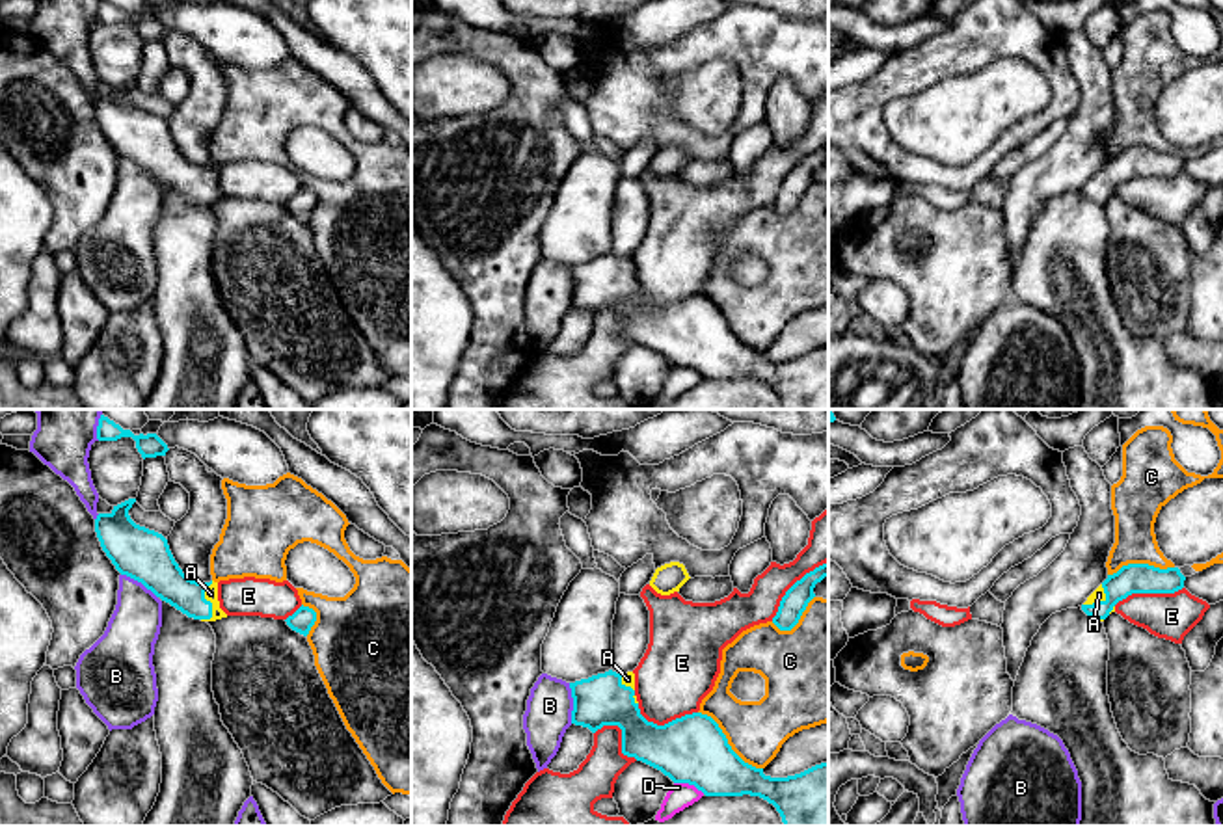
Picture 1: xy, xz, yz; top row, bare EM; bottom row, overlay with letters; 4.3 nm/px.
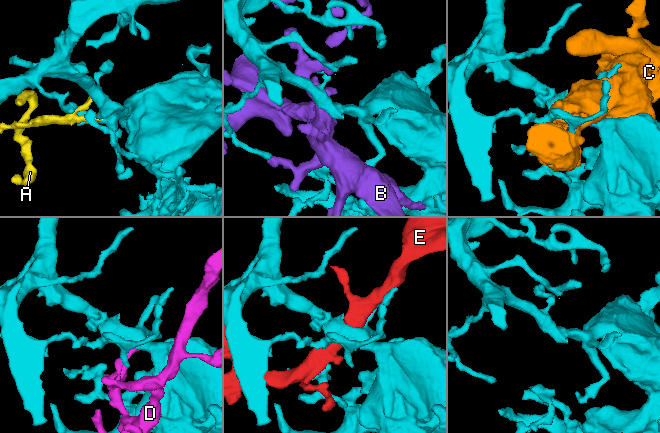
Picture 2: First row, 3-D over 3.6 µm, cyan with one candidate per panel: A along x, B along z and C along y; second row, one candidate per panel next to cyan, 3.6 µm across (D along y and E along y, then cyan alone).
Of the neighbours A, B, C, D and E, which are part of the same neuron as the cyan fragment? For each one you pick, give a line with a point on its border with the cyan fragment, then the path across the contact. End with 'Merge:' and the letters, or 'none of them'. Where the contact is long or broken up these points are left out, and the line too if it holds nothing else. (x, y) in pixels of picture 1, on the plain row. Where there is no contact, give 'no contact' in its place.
A: xy (211, 186) | across xy (162, 159), (187, 179), (211, 186), (211, 177)
Merge: A

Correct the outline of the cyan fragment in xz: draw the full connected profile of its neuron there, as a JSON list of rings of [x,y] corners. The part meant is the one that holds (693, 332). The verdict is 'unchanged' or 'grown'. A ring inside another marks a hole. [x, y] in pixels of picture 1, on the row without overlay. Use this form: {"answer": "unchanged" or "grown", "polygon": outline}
{"answer": "grown", "polygon": [[[609,253],[570,266],[571,307],[592,316],[603,309],[622,313],[622,337],[689,366],[706,380],[759,380],[773,387],[784,409],[828,409],[828,346],[800,357],[771,361],[745,346],[719,307],[702,296],[665,309],[648,305],[635,279],[635,257]]]}

